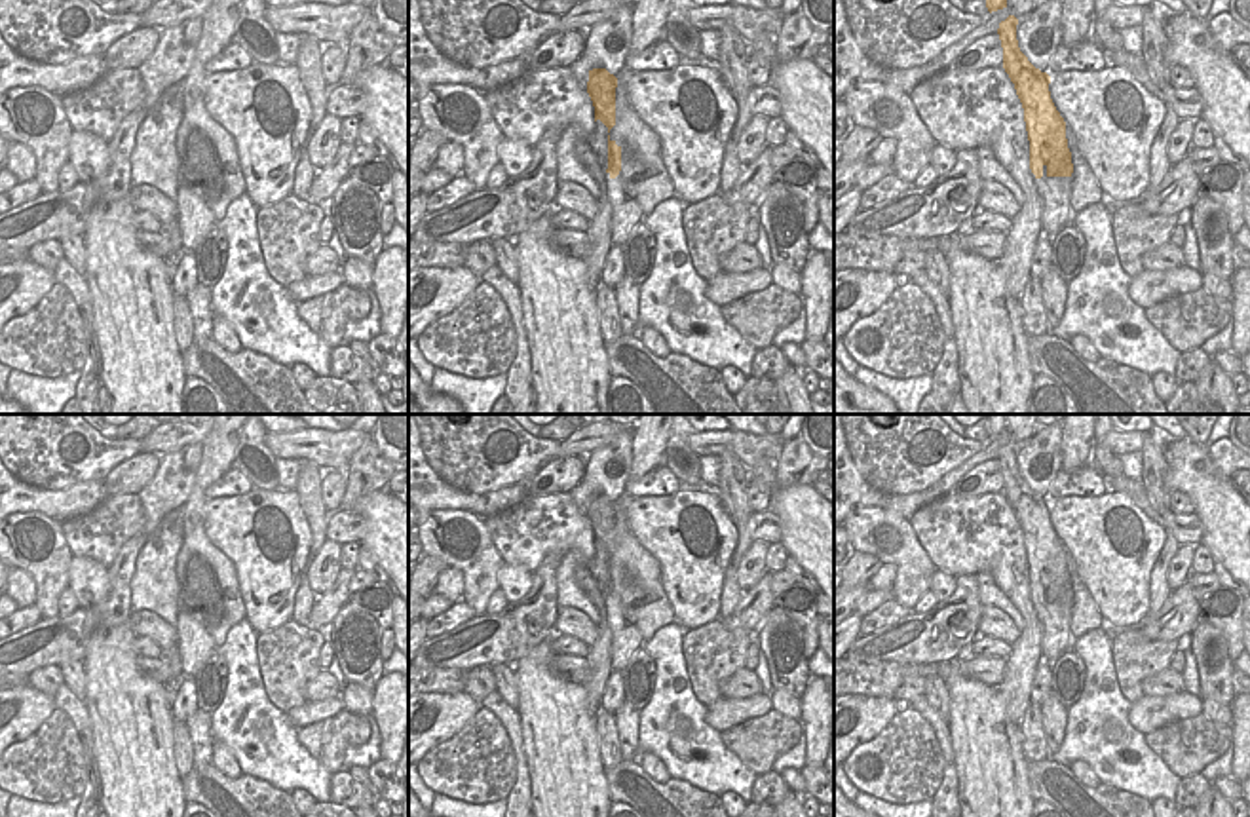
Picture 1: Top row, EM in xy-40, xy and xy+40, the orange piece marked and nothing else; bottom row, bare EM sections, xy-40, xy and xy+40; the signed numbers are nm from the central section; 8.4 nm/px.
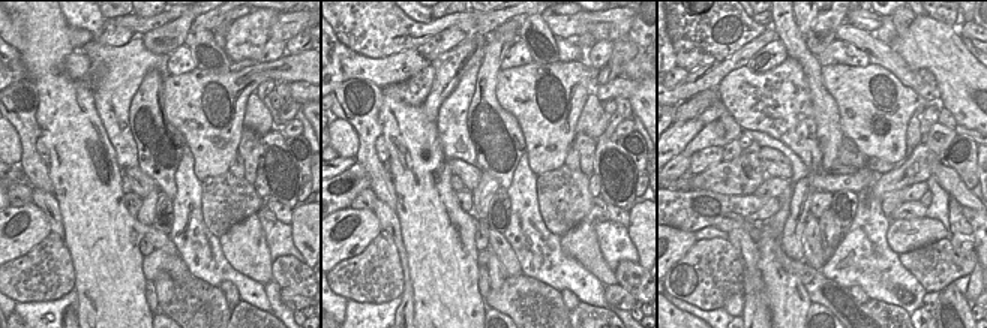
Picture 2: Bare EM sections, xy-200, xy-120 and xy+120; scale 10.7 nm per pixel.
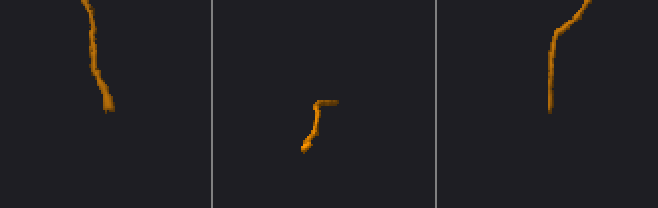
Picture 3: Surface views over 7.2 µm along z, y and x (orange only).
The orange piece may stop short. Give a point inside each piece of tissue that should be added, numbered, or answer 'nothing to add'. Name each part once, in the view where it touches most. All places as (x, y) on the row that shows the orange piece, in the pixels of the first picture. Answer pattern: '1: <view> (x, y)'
1: xy+40 (1055, 192).

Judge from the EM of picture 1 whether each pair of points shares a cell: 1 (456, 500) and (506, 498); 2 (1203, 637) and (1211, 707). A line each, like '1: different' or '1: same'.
1: same
2: different

